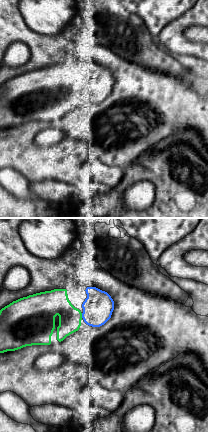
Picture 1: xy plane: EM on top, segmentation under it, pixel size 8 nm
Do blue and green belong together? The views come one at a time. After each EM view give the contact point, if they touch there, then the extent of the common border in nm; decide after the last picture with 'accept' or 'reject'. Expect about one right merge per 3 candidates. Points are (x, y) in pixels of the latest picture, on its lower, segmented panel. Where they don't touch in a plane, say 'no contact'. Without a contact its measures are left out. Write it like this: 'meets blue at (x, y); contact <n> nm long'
meets blue at (82, 315); contact 40 nm long

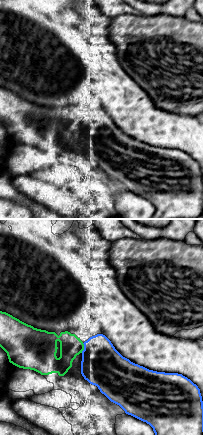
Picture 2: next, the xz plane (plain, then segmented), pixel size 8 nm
meets blue at (84, 348); contact 80 nm long

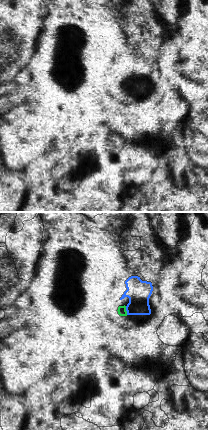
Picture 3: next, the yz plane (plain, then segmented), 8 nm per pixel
meets blue at (126, 310); contact 70 nm long

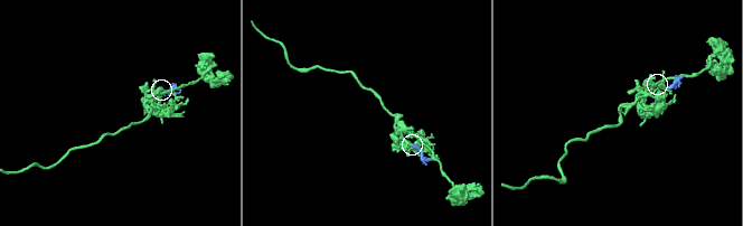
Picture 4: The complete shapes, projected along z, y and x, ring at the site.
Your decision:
accept

